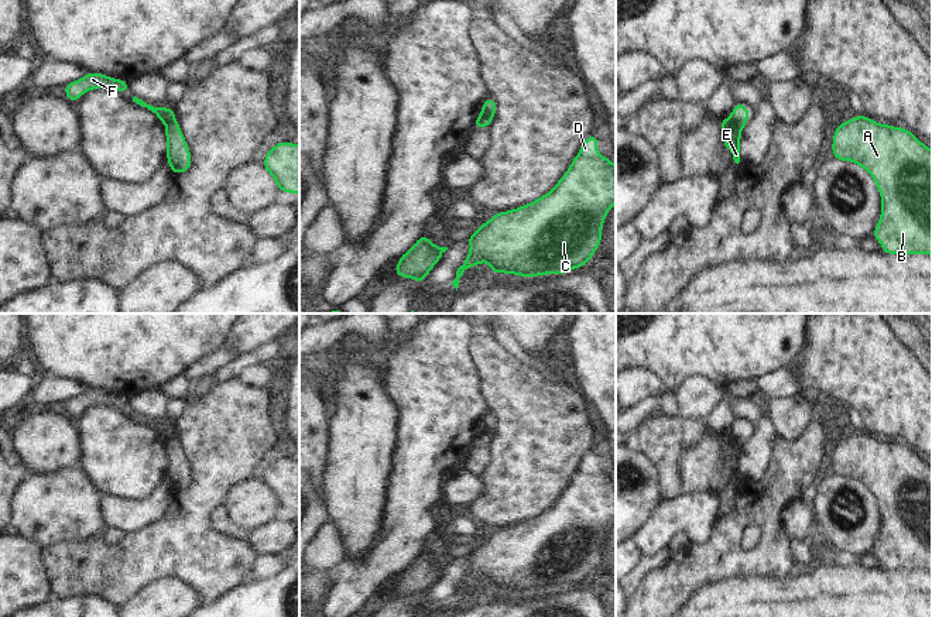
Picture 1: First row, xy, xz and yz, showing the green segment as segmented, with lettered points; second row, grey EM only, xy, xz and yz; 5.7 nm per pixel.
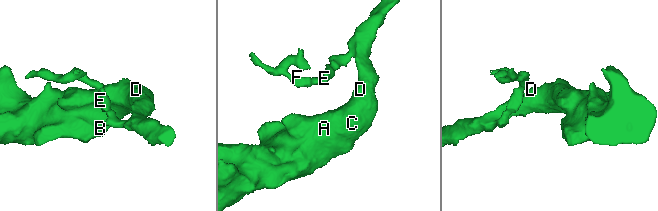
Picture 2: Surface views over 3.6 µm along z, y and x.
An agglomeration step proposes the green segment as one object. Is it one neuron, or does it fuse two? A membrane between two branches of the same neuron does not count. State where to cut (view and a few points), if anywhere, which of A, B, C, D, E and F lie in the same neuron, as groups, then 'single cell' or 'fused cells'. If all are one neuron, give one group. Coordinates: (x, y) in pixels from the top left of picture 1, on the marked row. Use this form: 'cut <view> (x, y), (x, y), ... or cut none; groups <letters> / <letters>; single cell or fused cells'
cut yz (727, 119), (740, 130); groups A B C D E / F; fused cells

